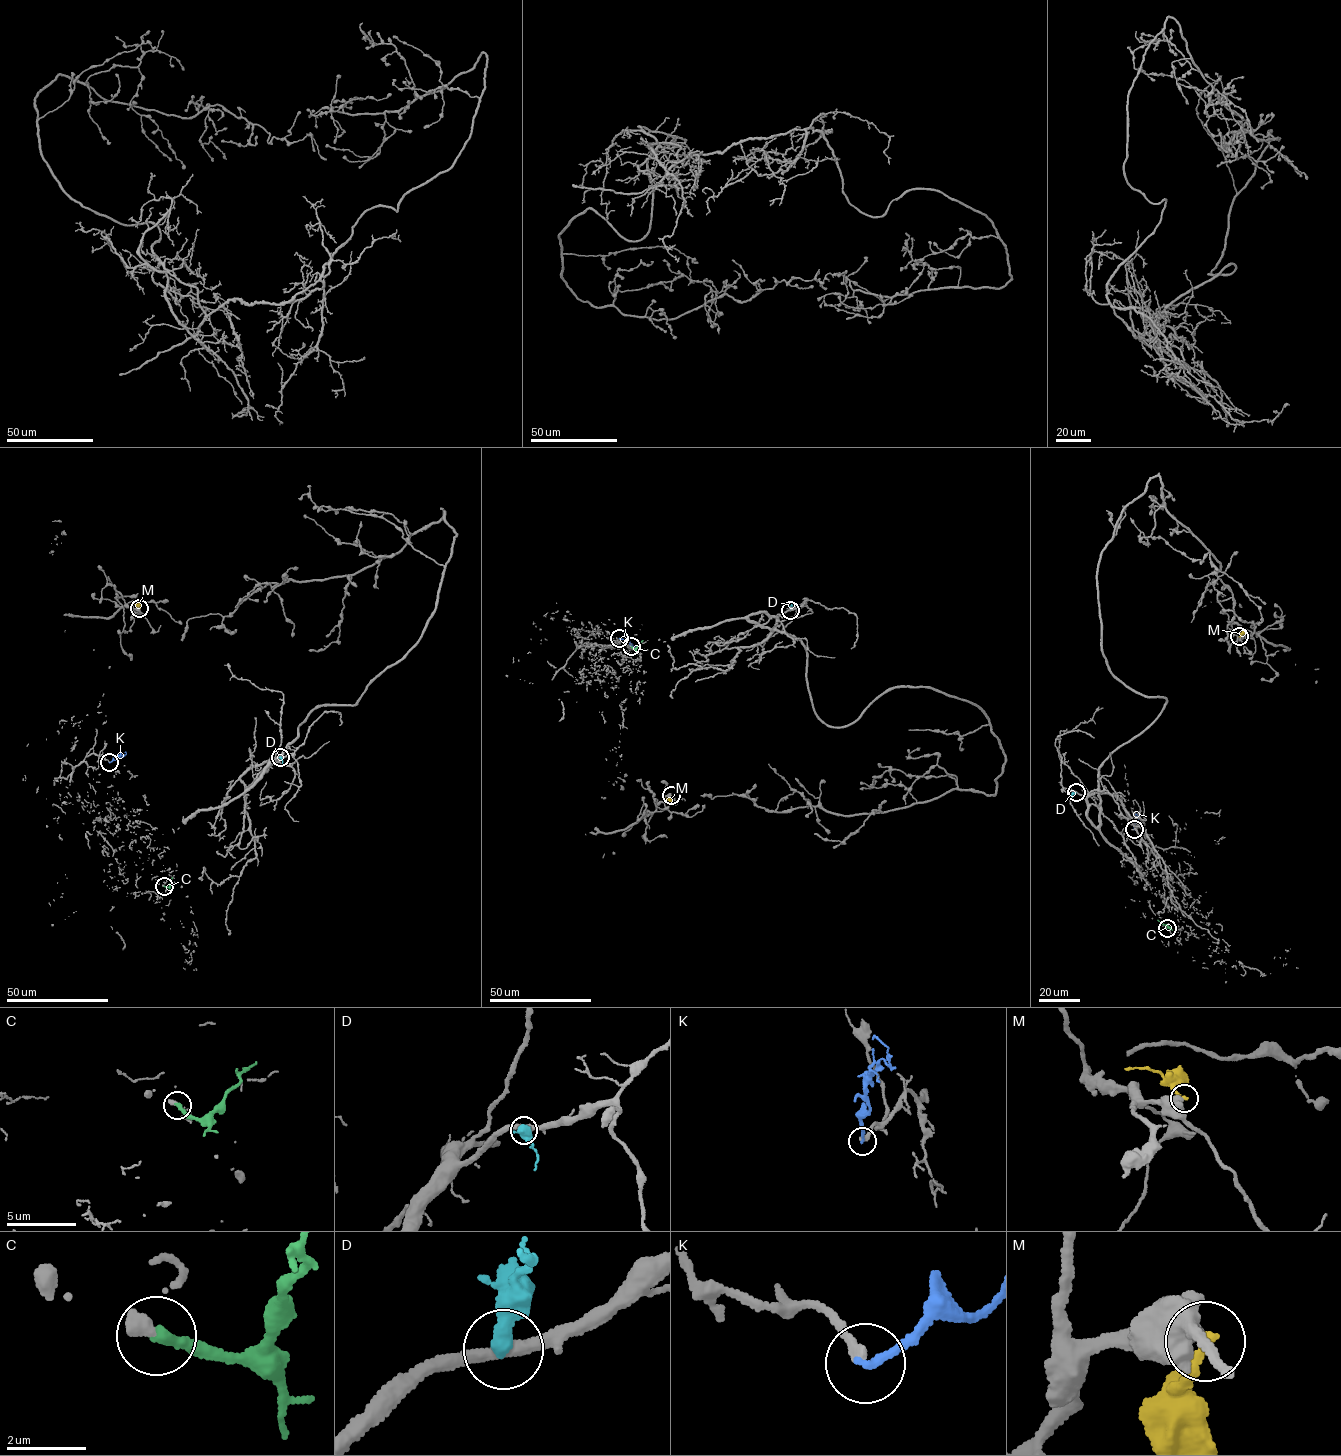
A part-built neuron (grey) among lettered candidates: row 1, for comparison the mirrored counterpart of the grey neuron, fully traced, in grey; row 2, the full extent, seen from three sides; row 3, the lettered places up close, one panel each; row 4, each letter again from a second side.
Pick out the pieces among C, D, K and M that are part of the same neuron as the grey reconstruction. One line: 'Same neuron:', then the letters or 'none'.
Same neuron: C

